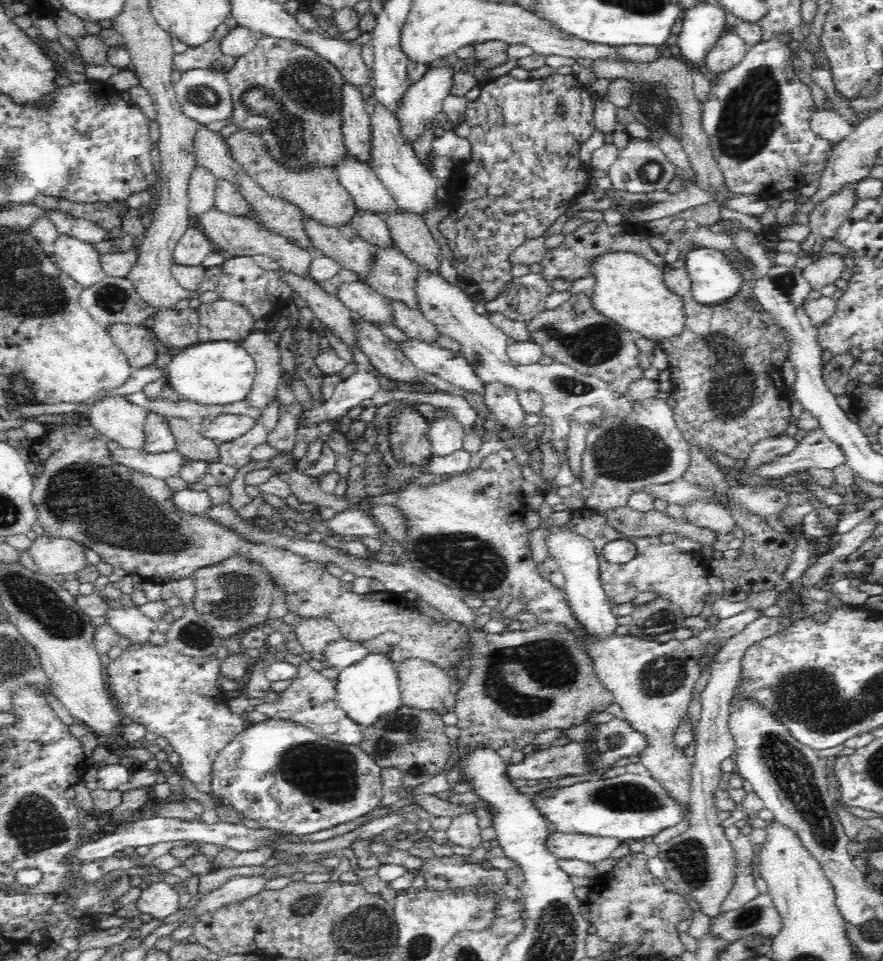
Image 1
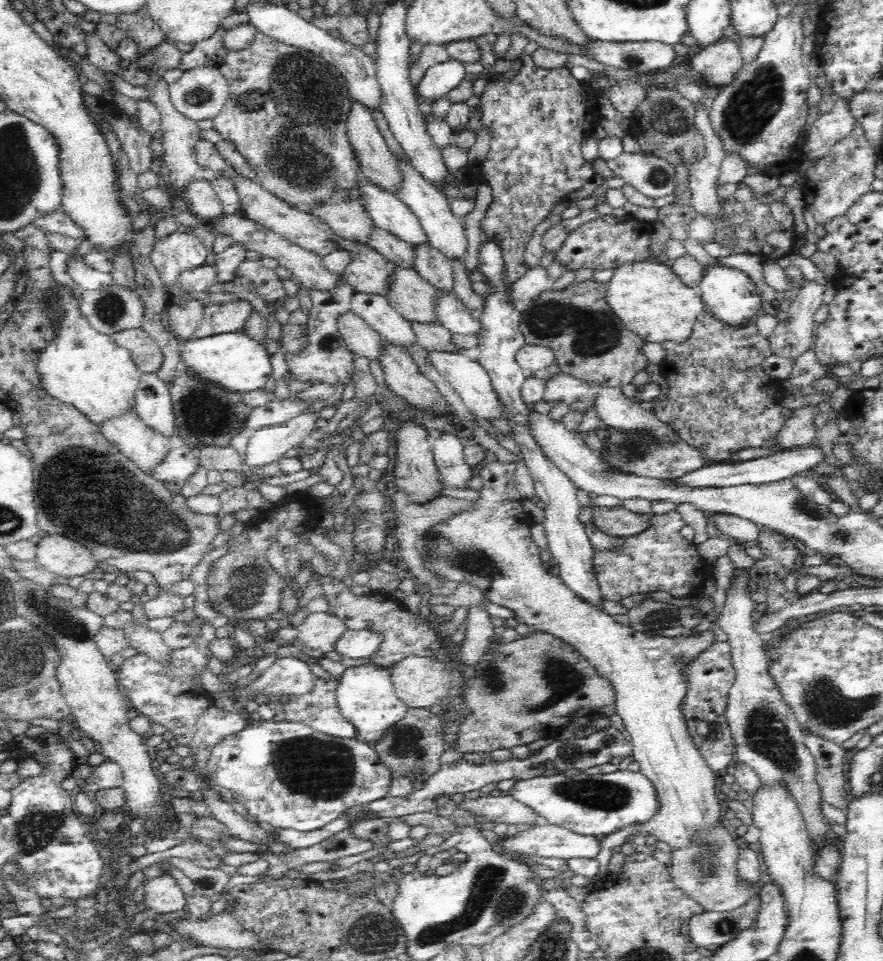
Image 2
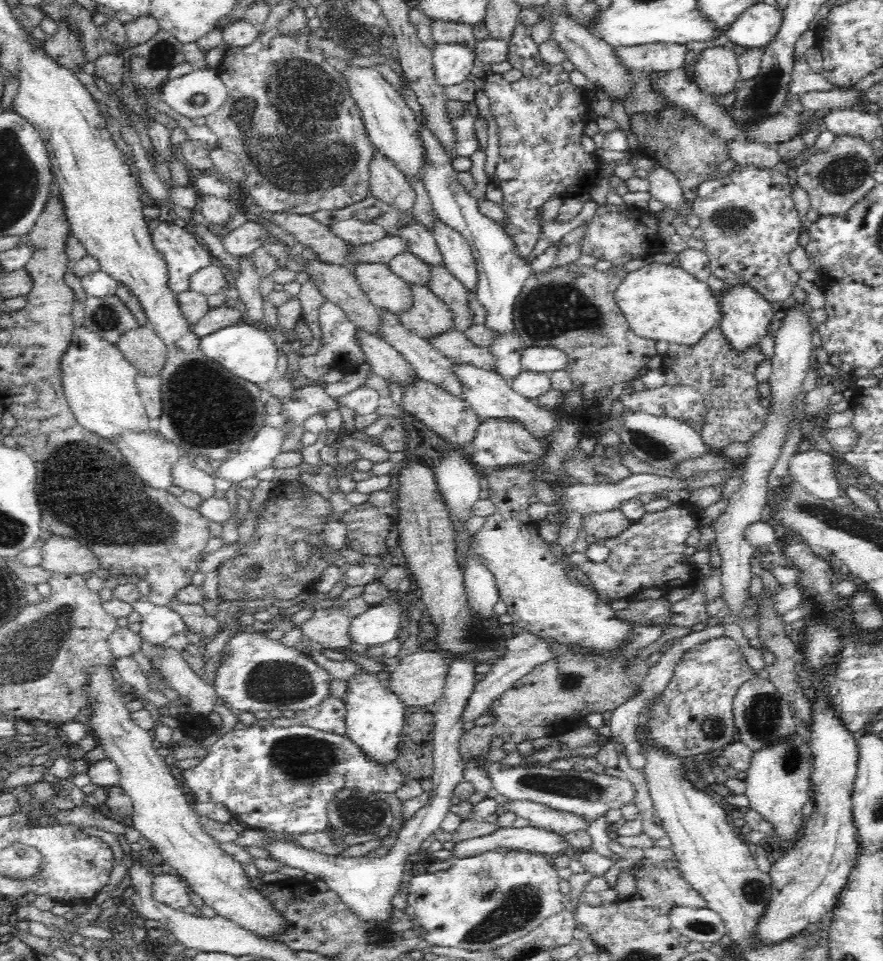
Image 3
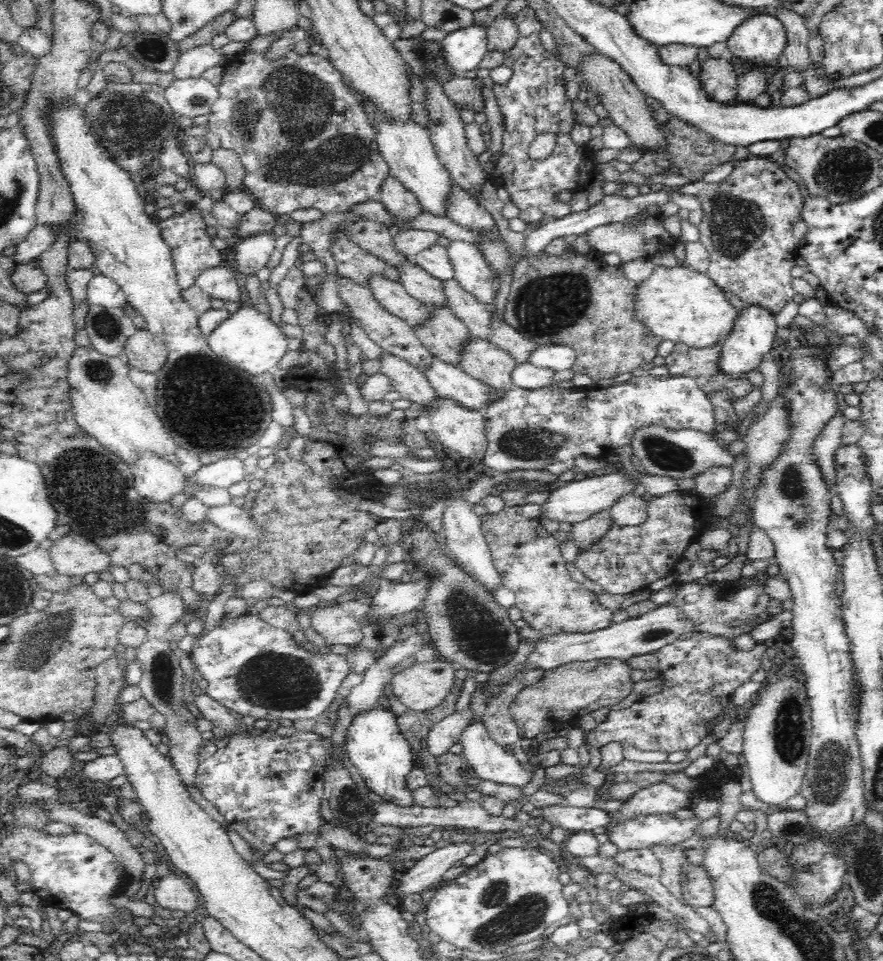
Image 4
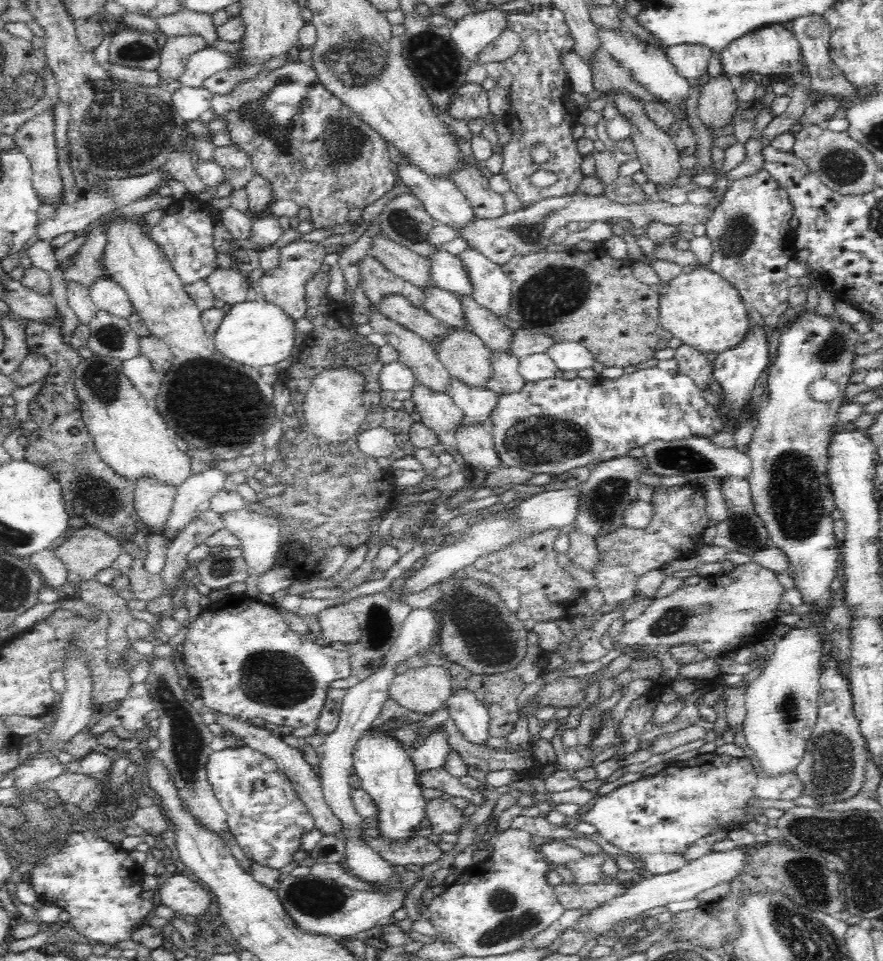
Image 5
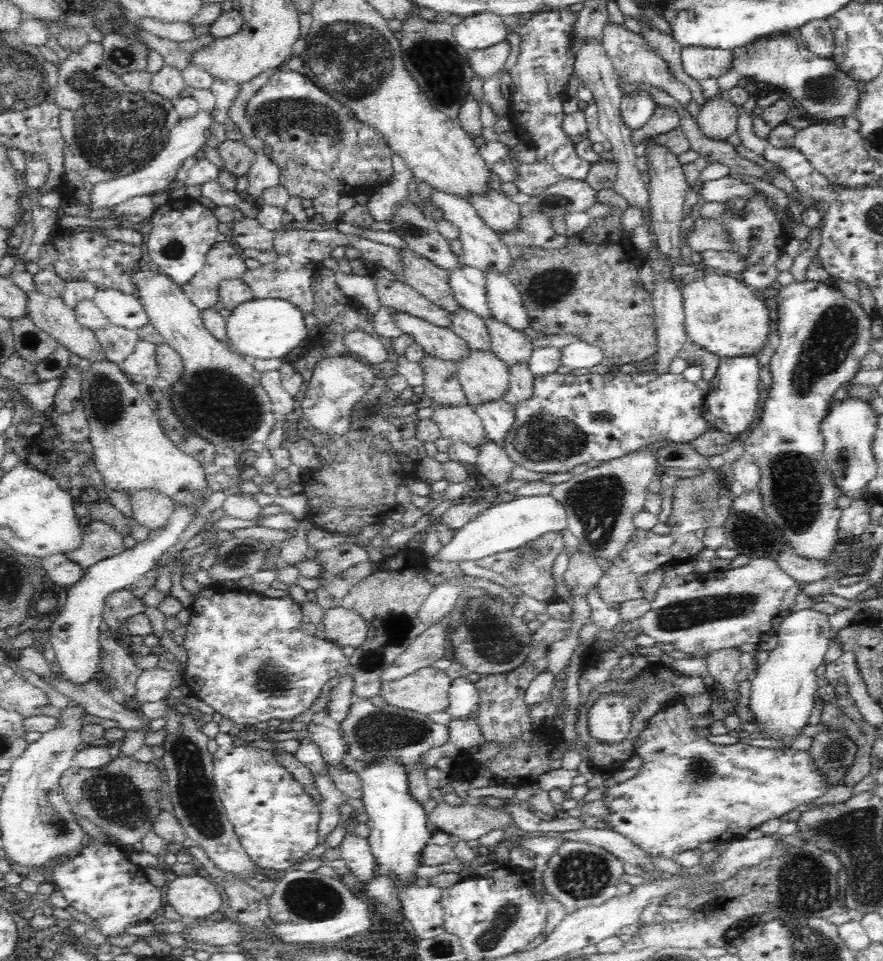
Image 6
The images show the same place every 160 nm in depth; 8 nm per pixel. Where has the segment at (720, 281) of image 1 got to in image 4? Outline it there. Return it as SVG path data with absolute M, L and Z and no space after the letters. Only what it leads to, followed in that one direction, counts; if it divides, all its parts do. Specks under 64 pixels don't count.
M749 304L742 308L734 320L734 328L722 341L723 350L720 356L720 369L730 375L749 373L757 368L765 354L772 352L778 324L774 321L774 312L760 304Z

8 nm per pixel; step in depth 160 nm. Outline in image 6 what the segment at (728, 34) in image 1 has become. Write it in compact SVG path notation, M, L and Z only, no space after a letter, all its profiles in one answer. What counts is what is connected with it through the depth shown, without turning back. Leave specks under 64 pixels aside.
M719 92L700 108L697 123L708 137L725 141L736 132L738 118L739 106Z

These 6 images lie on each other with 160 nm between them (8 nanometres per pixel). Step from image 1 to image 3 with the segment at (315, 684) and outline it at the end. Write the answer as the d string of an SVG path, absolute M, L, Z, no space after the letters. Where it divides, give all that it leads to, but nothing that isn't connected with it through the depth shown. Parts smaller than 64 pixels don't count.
M328 694L320 704L294 712L293 725L311 727L322 732L346 735L345 702Z

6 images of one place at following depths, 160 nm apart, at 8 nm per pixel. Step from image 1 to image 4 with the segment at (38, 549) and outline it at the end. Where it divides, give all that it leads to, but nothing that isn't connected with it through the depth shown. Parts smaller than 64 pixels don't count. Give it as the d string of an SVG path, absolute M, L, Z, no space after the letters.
M73 532L54 540L48 549L53 570L61 575L83 577L109 569L108 555L91 540Z

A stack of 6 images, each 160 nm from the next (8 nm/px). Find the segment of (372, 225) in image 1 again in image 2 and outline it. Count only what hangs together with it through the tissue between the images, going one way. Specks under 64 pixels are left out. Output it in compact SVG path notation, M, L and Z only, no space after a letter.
M374 227L368 234L369 246L378 250L396 266L414 269L414 248L388 230Z

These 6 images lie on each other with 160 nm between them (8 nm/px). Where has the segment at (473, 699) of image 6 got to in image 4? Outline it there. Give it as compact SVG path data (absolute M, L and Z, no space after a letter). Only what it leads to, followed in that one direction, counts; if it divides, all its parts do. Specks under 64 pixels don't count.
M482 720L468 726L466 731L461 735L459 743L464 747L461 755L464 757L466 767L469 772L474 772L481 780L488 782L496 782L496 784L504 784L504 786L512 786L512 788L528 788L534 780L534 771L526 770L520 761L514 757L512 752L504 749L502 746L490 739L486 727L482 725Z

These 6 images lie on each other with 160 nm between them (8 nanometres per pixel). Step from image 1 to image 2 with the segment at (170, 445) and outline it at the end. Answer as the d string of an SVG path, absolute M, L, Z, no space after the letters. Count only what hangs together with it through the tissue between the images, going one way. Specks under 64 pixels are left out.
M141 373L135 392L135 411L154 432L172 438L176 434L169 385L156 373Z

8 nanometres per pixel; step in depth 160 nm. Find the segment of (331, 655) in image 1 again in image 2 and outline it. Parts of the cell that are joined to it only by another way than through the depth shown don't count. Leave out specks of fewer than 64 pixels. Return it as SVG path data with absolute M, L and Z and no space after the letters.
M346 630L334 643L334 652L350 660L373 658L379 647L379 632L362 630L360 632Z

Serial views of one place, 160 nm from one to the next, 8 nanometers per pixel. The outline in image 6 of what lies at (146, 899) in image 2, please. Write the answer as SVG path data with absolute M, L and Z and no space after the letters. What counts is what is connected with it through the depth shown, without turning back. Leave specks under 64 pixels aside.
M198 874L177 876L164 886L166 900L184 920L208 917L222 910L223 897L219 888L206 876Z

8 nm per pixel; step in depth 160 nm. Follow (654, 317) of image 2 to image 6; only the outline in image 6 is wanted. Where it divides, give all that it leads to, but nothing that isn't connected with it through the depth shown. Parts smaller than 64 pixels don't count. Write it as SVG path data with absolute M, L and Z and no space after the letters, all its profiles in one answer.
M701 269L697 277L680 290L687 340L721 359L760 354L771 334L770 312L765 302L760 302L745 284L722 272Z

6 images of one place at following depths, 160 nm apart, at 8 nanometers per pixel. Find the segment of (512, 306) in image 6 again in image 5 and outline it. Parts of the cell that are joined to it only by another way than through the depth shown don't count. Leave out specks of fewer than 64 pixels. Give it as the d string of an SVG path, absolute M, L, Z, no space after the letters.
M470 247L462 250L458 259L471 284L473 299L497 317L507 316L510 310L511 282L504 270Z

